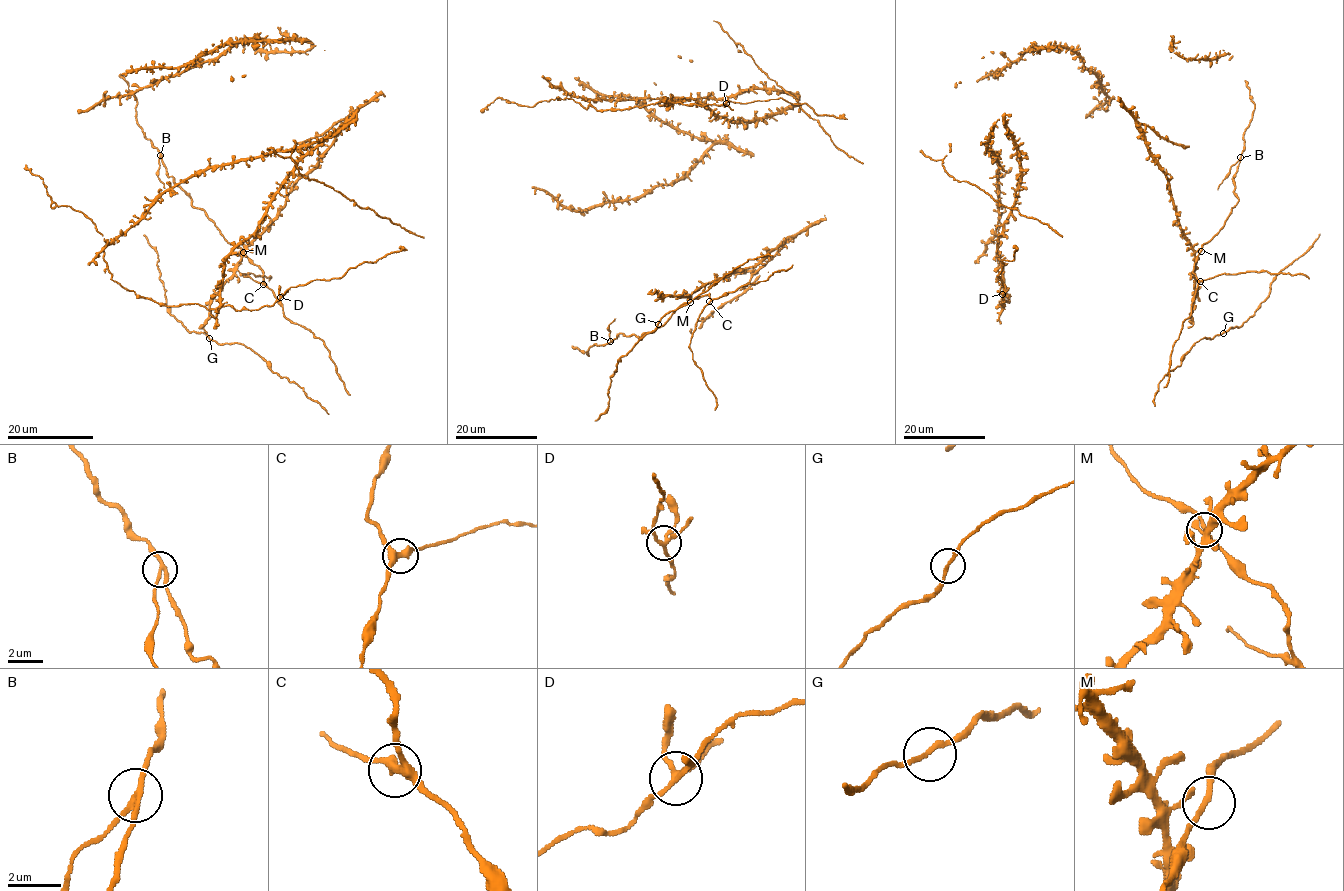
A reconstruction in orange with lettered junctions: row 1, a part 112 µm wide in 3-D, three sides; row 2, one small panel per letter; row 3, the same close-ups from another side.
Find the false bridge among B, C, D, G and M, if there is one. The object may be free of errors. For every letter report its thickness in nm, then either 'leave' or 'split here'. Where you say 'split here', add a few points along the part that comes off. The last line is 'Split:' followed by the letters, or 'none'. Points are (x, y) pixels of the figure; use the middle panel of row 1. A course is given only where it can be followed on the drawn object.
B: 190 nm thick; split here; foreign part runs (611, 341), (609, 325), (615, 319)
C: 300 nm thick; leave
D: 200 nm thick; leave
G: 180 nm thick; leave
M: 180 nm thick; leave
Split: B

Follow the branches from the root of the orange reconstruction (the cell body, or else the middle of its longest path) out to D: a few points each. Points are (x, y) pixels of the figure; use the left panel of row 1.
D: (312, 150), (289, 173), (258, 228), (224, 263), (220, 292), (224, 305), (259, 310), (280, 297)

